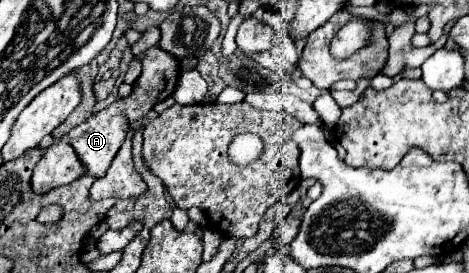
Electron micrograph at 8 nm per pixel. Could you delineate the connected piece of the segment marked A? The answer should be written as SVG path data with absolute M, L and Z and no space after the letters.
M150 48L142 54L140 60L142 60L144 70L142 70L142 78L138 78L136 84L132 86L132 94L128 98L120 98L114 104L110 104L108 108L92 114L86 122L82 122L80 126L76 126L68 132L68 142L72 144L78 158L84 162L84 166L88 168L88 174L92 174L96 178L104 176L104 172L108 170L112 158L116 156L116 152L120 150L120 146L126 138L128 128L132 128L134 122L142 120L154 108L154 104L172 96L172 92L176 90L178 76L180 76L176 56L172 56L160 48Z

